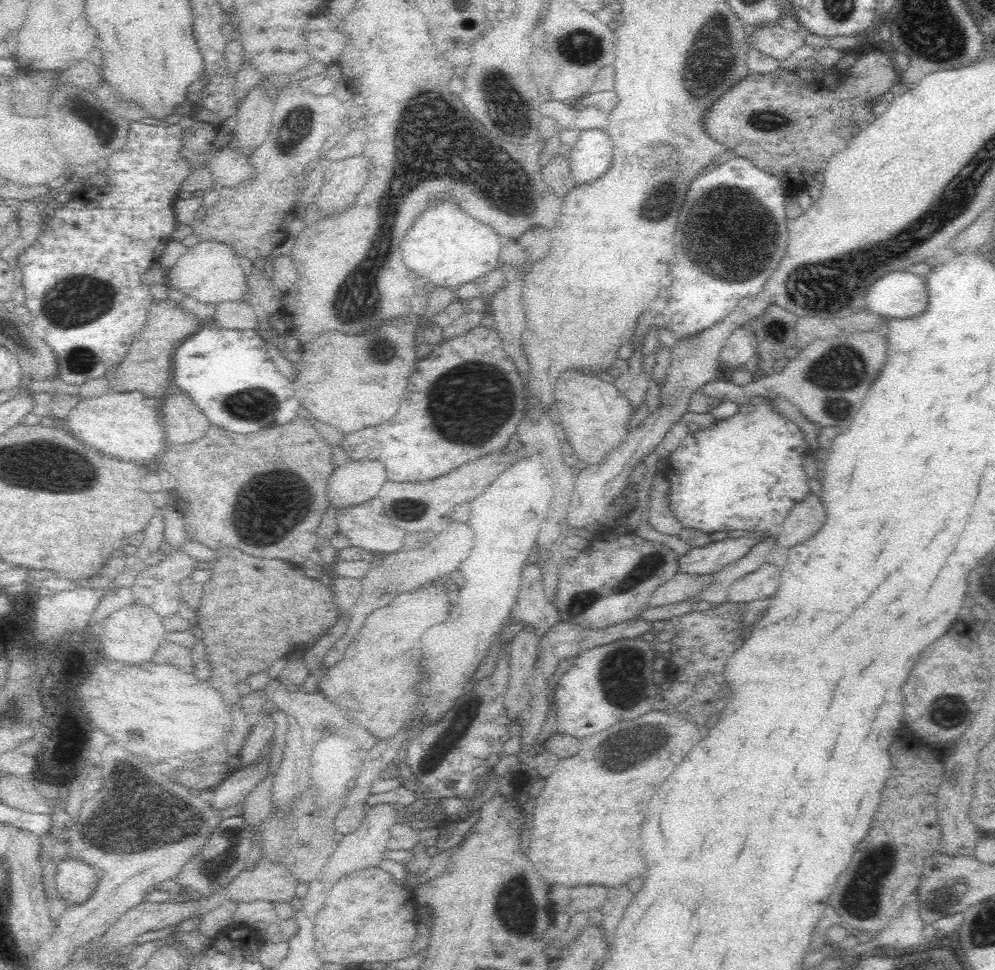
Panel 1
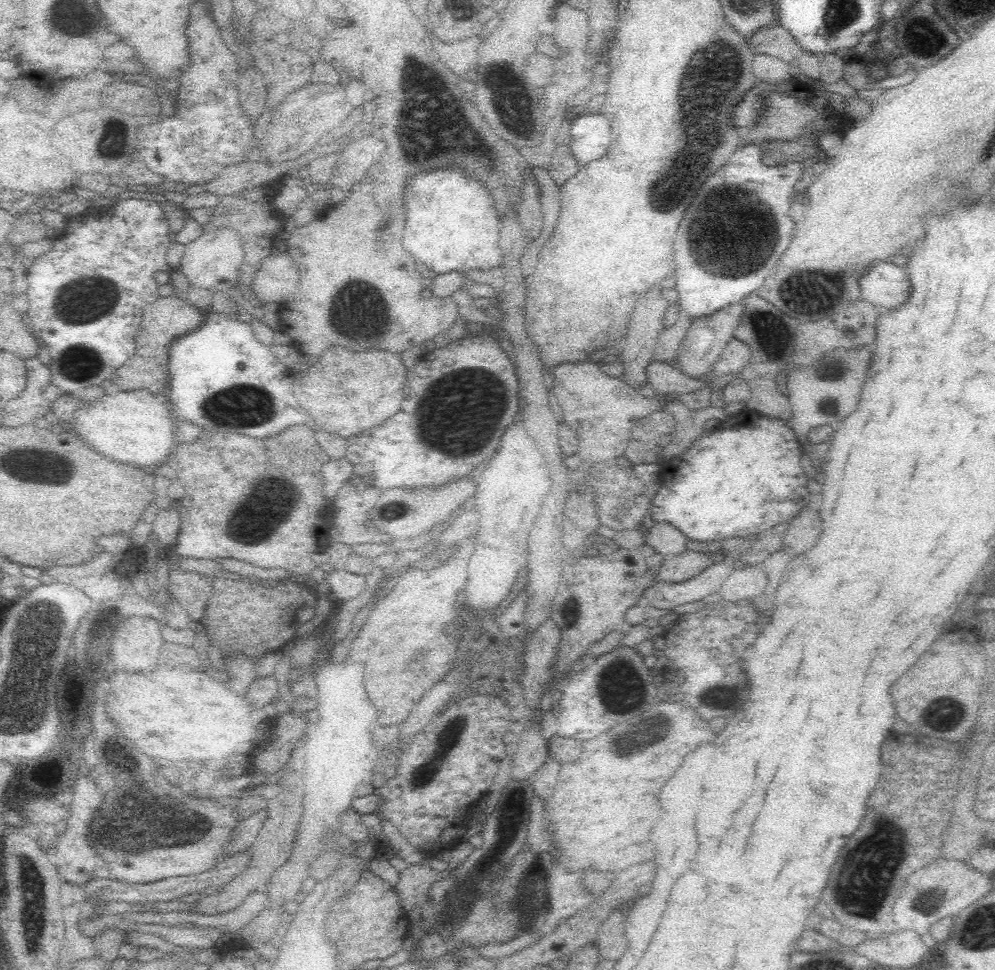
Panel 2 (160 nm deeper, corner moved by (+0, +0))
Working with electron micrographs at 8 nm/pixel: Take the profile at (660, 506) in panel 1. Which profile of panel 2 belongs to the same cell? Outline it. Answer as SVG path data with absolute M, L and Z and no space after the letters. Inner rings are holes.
M656 523L645 538L646 544L663 557L680 556L690 551L688 540L680 530L668 523Z

